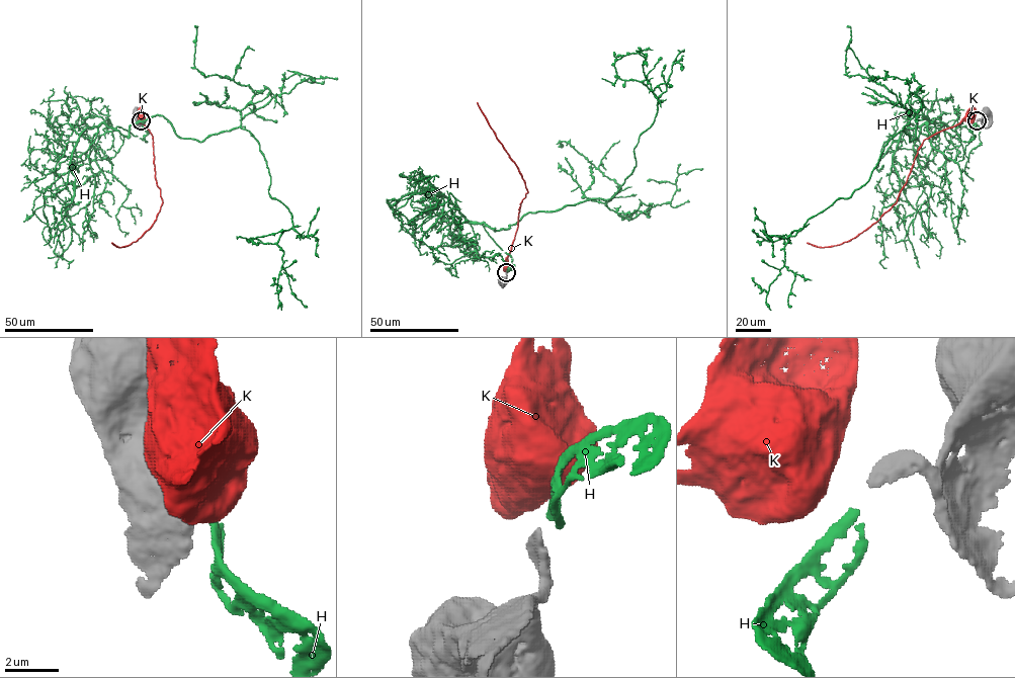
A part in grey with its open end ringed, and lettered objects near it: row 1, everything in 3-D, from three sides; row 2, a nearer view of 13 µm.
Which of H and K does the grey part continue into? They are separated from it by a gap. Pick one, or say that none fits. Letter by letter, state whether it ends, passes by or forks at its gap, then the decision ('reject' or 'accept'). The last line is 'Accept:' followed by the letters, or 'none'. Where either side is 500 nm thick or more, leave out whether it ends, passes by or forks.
H: it passes by | accept
K: reject
Accept: H

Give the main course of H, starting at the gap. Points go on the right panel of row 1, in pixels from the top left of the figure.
H: (976, 122), (963, 142), (919, 114), (915, 138), (904, 128), (869, 180), (786, 243), (754, 230)

